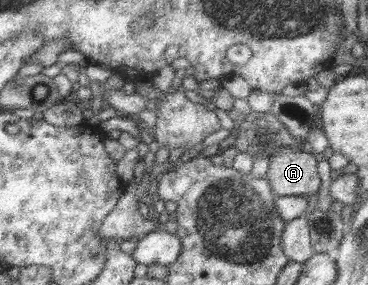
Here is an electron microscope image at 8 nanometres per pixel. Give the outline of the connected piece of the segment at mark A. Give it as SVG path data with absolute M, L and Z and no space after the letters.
M287 146L272 155L272 167L267 176L273 184L273 190L280 196L313 196L321 188L321 178L317 174L317 158L308 147Z

